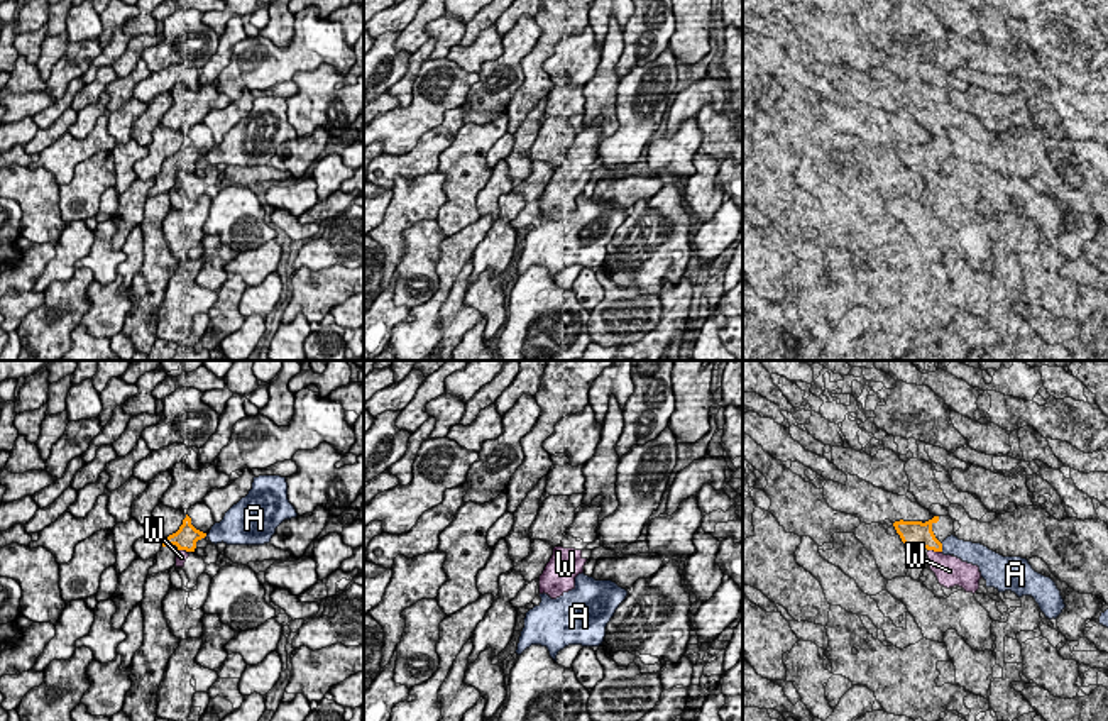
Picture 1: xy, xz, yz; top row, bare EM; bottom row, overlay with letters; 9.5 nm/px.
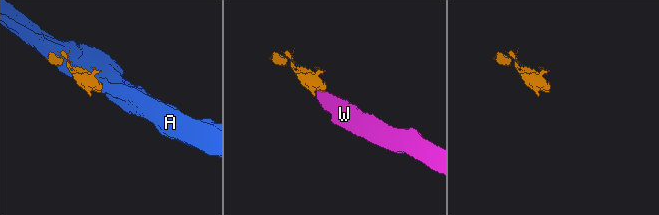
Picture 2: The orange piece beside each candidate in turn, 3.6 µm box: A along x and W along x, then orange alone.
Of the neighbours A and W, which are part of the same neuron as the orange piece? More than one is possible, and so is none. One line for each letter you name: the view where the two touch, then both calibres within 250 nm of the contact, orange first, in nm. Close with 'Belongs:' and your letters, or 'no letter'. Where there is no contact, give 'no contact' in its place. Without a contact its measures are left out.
Belongs: no letter

